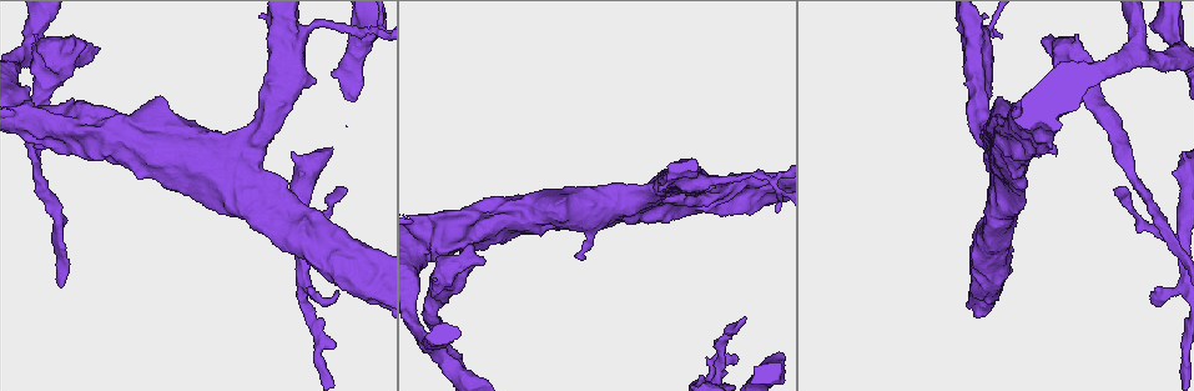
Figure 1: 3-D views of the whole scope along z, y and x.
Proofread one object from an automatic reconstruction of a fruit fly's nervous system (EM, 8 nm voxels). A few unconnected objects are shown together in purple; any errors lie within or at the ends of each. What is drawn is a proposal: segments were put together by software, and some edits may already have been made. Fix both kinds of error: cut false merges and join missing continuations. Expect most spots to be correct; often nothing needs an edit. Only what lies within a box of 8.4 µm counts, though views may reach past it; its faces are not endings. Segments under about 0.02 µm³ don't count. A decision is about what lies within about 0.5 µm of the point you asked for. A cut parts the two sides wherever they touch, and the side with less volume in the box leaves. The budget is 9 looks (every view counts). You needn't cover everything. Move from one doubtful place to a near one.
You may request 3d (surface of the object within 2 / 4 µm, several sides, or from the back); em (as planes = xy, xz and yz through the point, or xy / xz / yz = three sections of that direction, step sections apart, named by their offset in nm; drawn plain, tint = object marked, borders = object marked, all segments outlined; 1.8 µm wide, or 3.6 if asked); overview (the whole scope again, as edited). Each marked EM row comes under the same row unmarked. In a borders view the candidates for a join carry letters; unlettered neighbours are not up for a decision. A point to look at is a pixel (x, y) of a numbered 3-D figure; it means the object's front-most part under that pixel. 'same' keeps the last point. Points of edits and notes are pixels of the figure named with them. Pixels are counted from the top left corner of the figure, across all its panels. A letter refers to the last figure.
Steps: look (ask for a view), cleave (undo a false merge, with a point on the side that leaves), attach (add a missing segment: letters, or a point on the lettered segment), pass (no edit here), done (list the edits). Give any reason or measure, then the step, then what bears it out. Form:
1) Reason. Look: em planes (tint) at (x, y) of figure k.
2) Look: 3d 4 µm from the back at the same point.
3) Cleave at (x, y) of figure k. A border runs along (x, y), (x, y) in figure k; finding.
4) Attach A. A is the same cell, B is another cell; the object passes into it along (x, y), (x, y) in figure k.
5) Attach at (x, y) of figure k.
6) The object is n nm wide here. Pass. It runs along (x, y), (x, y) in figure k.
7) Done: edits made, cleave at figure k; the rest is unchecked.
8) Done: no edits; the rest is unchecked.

Tapers out. Look: em 3.6 µm yz step 4 (tint) at (337, 290) of figure 1.

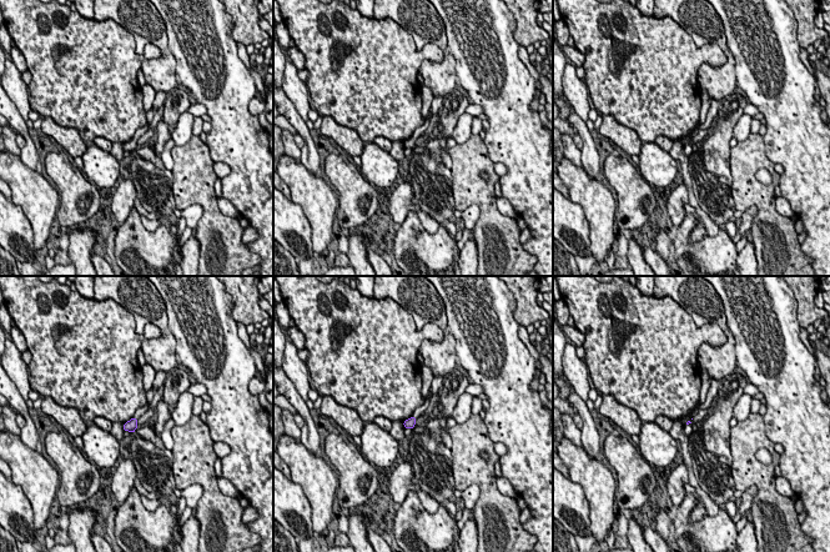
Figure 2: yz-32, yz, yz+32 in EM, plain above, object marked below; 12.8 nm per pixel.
Another direction. Look: em 3.6 µm xz step 16 (borders) at the same point.

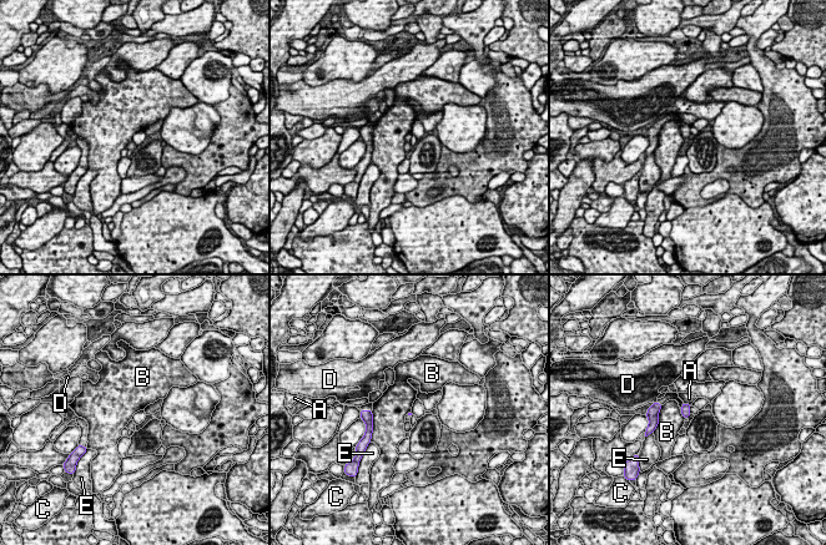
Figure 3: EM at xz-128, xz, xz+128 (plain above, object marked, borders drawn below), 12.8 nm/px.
Pass. A, B, C, D and E are other cells; a border runs along (663, 405), (659, 423), (653, 432) in figure 3; none of them fits.

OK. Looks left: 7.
Tapers out. Look: 3d 4 µm at (1116, 190) of figure 1.

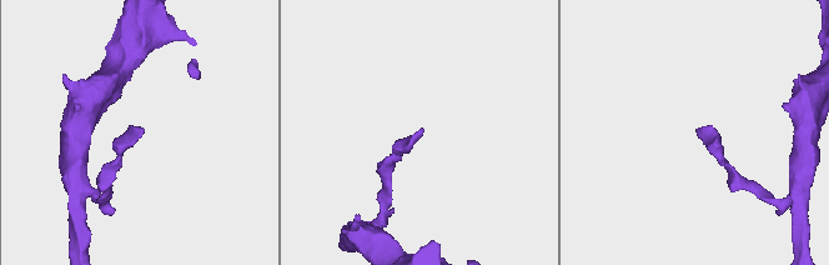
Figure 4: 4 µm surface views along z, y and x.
Look: em xz step 8 (tint) at (142, 134) of figure 4.

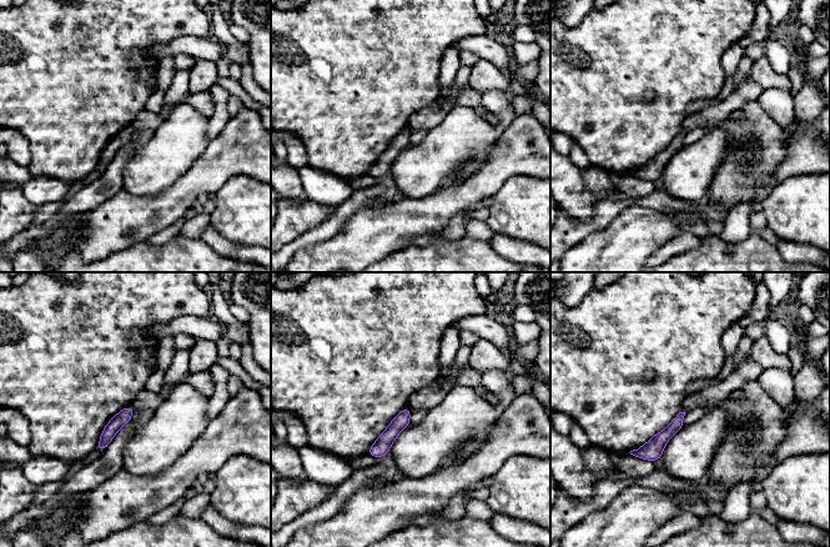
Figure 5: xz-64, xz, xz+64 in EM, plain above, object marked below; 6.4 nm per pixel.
Look: em xz step 8 (borders) at the same point.

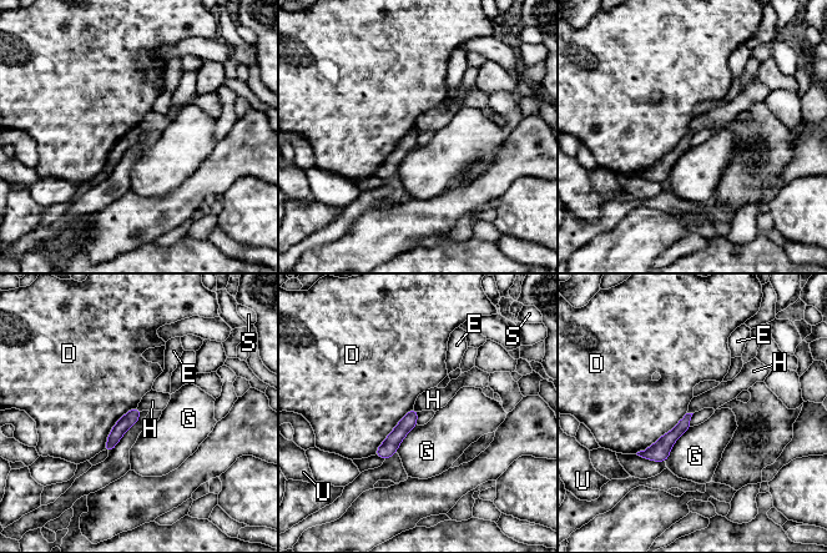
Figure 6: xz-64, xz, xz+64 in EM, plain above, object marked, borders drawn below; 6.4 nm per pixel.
Pass. D, E, G, H, S and U are other cells; a border runs along (687, 412), (692, 413) in figure 6; none of them fits.

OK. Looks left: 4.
Sharp bend. Look: 3d 4 µm at (765, 175) of figure 1.

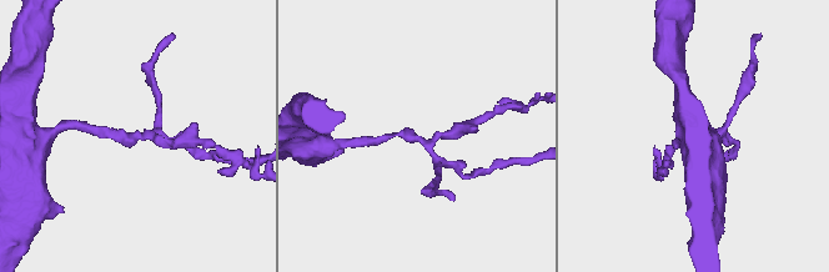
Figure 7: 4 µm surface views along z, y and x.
Need the tissue. Look: em xz step 4 (borders) at (418, 138) of figure 7.

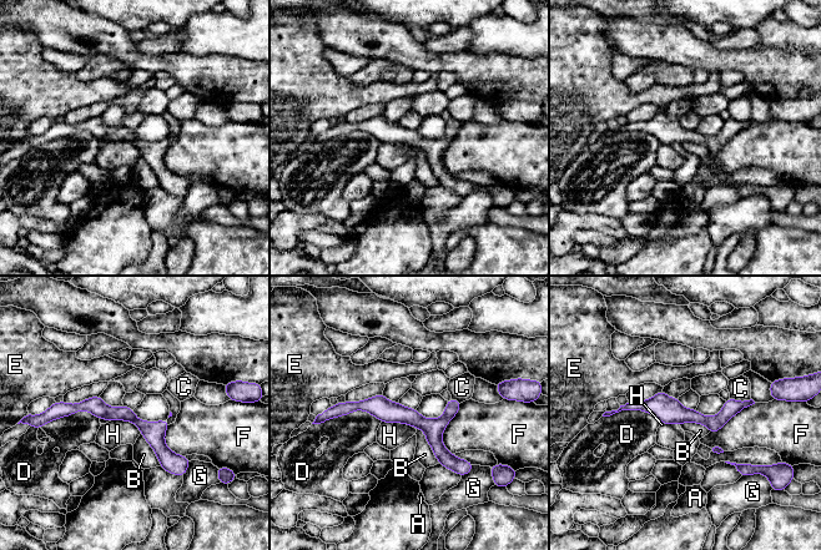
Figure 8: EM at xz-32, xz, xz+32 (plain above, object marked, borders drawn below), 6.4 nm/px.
The object is 110 nm wide here. Pass. A, B, C, D, E, F, G and H are other cells; one neuron here.

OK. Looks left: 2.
Abrupt turn. Look: em xy step 4 (tint) at (433, 241) of figure 1.

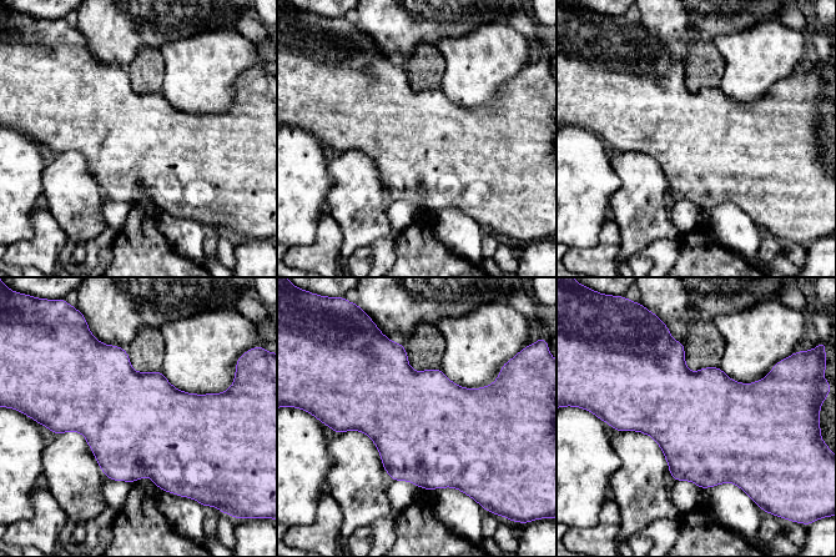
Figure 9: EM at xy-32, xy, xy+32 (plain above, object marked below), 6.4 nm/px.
Another direction. Look: em planes (borders) at the same point.

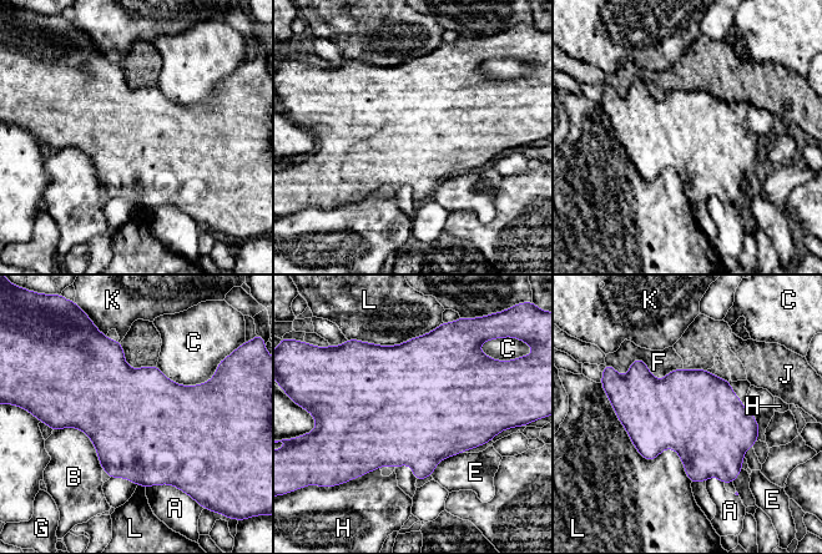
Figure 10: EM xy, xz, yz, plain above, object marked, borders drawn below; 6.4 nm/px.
The object is 550 nm wide here. Pass. A, B, C, E, F, G, H, J, K and L are other cells; one neuron here.

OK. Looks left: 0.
Done: no edits; the rest is unchecked.

